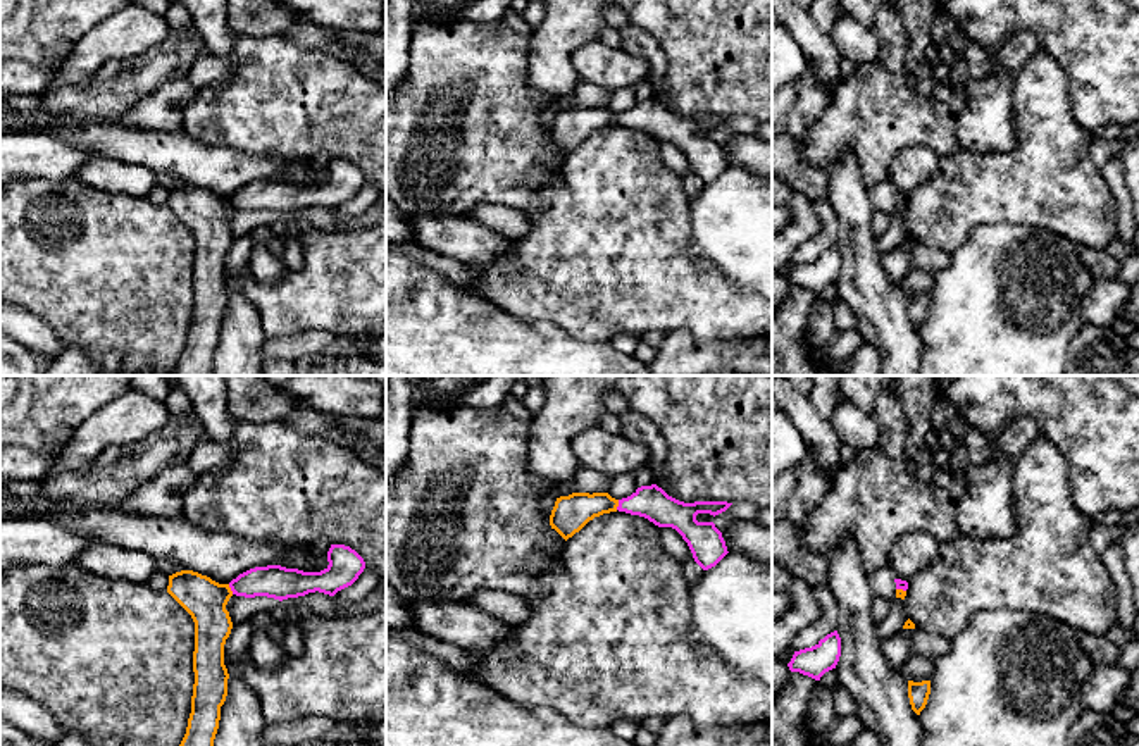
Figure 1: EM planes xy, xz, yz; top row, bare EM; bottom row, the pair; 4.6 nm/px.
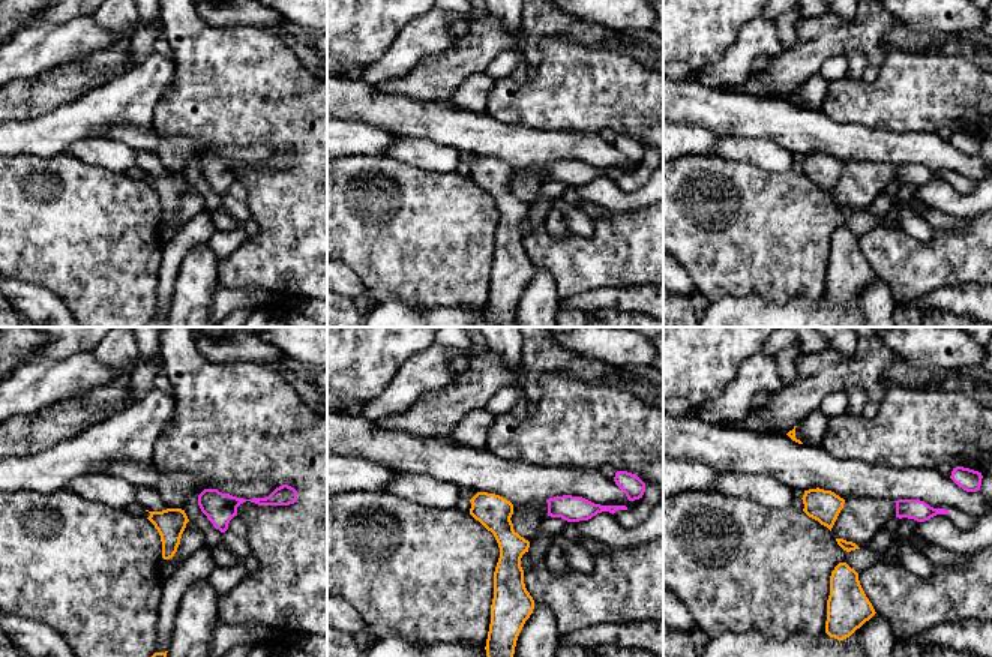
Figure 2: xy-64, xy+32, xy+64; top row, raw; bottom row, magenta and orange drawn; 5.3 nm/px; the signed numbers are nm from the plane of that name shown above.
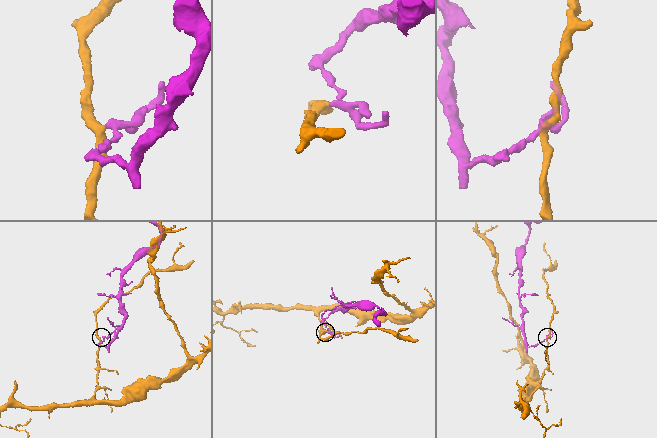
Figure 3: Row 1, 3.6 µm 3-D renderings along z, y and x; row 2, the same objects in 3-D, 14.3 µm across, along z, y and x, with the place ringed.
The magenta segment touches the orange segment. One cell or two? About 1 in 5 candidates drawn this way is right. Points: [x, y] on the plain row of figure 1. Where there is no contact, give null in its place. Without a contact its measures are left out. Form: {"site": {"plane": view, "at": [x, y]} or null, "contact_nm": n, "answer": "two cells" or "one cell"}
{"site": {"plane": "xy", "at": [231, 204]}, "contact_nm": 50, "answer": "two cells"}

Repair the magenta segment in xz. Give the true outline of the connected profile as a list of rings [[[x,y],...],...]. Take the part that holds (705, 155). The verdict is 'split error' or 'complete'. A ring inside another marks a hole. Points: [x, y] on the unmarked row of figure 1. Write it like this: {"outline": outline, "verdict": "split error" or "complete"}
{"outline": [[[657,98],[641,100],[631,110],[619,114],[619,126],[639,129],[658,141],[675,143],[688,157],[694,176],[708,184],[715,181],[729,165],[722,146],[713,136],[698,136],[698,127],[719,129],[732,117],[694,115],[684,117],[669,110]]], "verdict": "complete"}

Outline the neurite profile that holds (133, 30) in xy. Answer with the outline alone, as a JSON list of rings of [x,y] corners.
[[[128,3],[117,14],[90,29],[76,45],[48,90],[83,83],[109,60],[124,60],[162,43],[171,28],[164,16],[138,3]]]

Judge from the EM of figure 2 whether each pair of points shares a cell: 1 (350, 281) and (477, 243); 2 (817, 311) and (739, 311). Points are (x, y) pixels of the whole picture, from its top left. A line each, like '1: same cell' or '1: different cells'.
1: different cells
2: same cell

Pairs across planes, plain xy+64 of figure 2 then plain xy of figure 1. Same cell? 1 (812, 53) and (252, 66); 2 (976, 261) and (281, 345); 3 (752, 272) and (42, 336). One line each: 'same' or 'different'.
1: different
2: different
3: different

